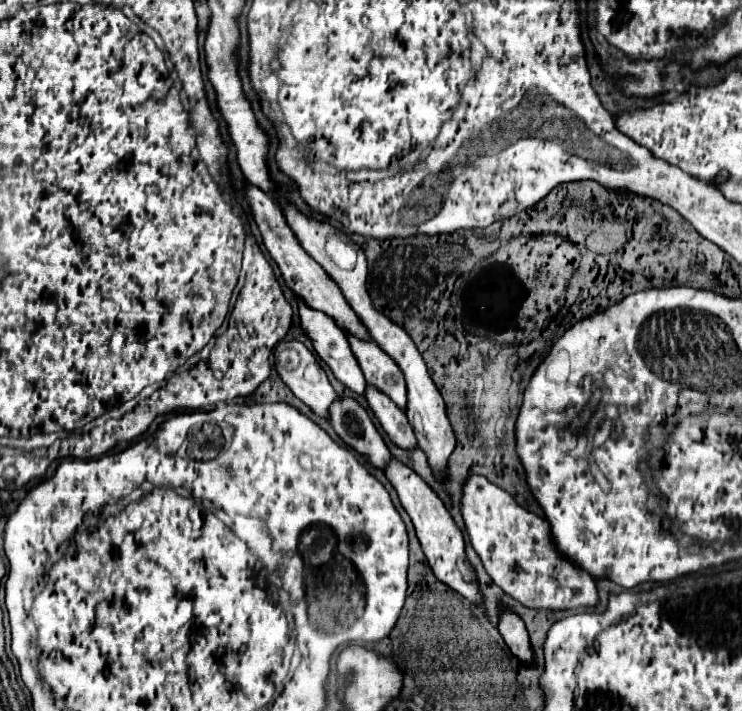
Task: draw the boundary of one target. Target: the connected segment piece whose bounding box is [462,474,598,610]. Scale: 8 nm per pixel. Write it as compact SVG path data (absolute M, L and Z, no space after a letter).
M470 474L462 484L462 518L472 542L472 548L480 556L488 576L514 600L522 602L528 608L550 608L550 610L566 610L566 608L580 608L580 606L594 606L598 602L596 584L592 576L570 562L554 544L548 520L538 518L532 512L520 508L514 498L492 484L488 478L480 474Z

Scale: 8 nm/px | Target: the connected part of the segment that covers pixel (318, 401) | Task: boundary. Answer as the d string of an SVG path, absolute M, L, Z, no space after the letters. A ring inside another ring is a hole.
M282 340L276 348L274 348L274 368L278 372L278 376L282 378L282 382L304 402L308 404L318 416L328 418L328 406L330 402L336 398L336 392L332 390L326 372L322 370L318 358L298 340Z

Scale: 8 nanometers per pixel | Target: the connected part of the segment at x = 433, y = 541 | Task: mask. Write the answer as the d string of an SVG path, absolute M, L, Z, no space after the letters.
M394 456L386 462L384 474L390 480L390 484L396 488L398 498L400 498L404 510L408 512L408 516L414 522L416 536L418 536L418 540L422 544L422 550L424 550L424 554L428 558L430 568L434 570L434 576L440 582L448 584L452 590L460 592L470 602L480 606L480 590L478 590L478 584L476 584L474 570L470 568L470 564L466 560L466 554L464 554L462 532L454 524L454 520L448 514L444 502L438 498L438 494L418 474L414 474L414 470L410 470L406 464L398 462L398 458L394 458Z

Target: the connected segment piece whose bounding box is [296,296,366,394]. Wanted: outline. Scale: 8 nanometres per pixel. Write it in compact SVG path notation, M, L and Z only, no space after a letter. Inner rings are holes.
M296 296L296 302L298 302L300 328L302 328L302 332L312 340L314 350L318 352L318 356L320 356L320 358L322 358L322 360L332 368L334 376L336 376L342 384L346 384L346 386L348 386L352 392L356 392L356 394L364 394L366 380L364 380L364 374L362 374L362 370L360 370L356 358L354 358L352 350L350 350L348 338L346 338L346 334L342 332L342 328L338 328L336 322L334 322L328 314L318 312L318 310L312 310L312 308L302 300L302 298Z

